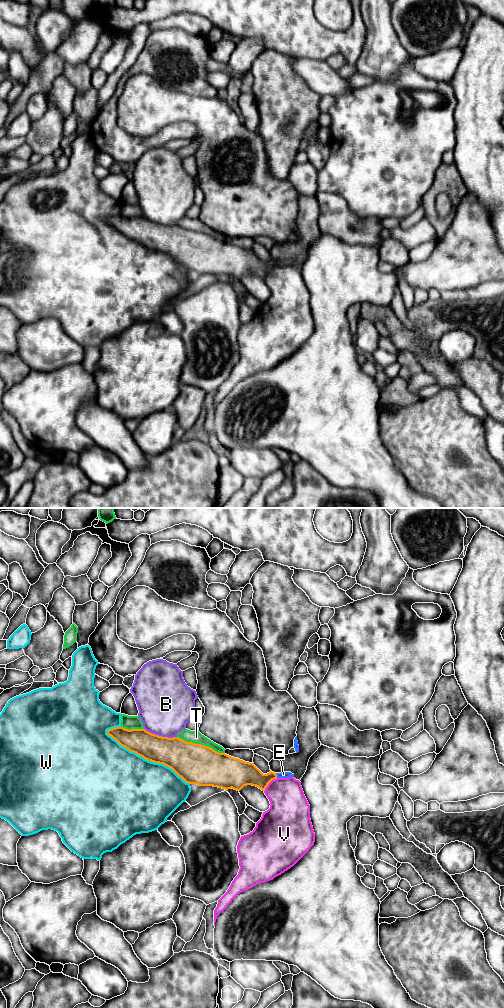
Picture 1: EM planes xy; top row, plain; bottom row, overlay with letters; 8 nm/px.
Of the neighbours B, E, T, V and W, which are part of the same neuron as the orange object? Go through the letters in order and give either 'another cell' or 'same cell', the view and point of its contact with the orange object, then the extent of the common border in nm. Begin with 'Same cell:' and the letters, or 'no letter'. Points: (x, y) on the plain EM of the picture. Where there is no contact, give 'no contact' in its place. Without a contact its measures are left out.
Same cell: no letter
B: another cell | xy (160, 224) | 280 nm
E: another cell | xy (276, 263) | 40 nm
T: another cell | xy (200, 232) | 400 nm
V: another cell | xy (269, 270) | 160 nm
W: another cell | xy (147, 247) | 800 nm

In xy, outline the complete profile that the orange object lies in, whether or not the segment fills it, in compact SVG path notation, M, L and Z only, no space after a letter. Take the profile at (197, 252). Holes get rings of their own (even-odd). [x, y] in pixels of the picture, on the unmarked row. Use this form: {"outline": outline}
{"outline": "M121 214L107 218L107 222L115 227L121 234L144 247L163 252L171 256L186 271L199 274L213 274L240 279L244 274L256 274L265 279L268 272L277 267L277 261L270 259L263 262L254 251L245 250L219 241L208 234L186 230L178 225L168 226L152 222L145 217L125 217Z"}

